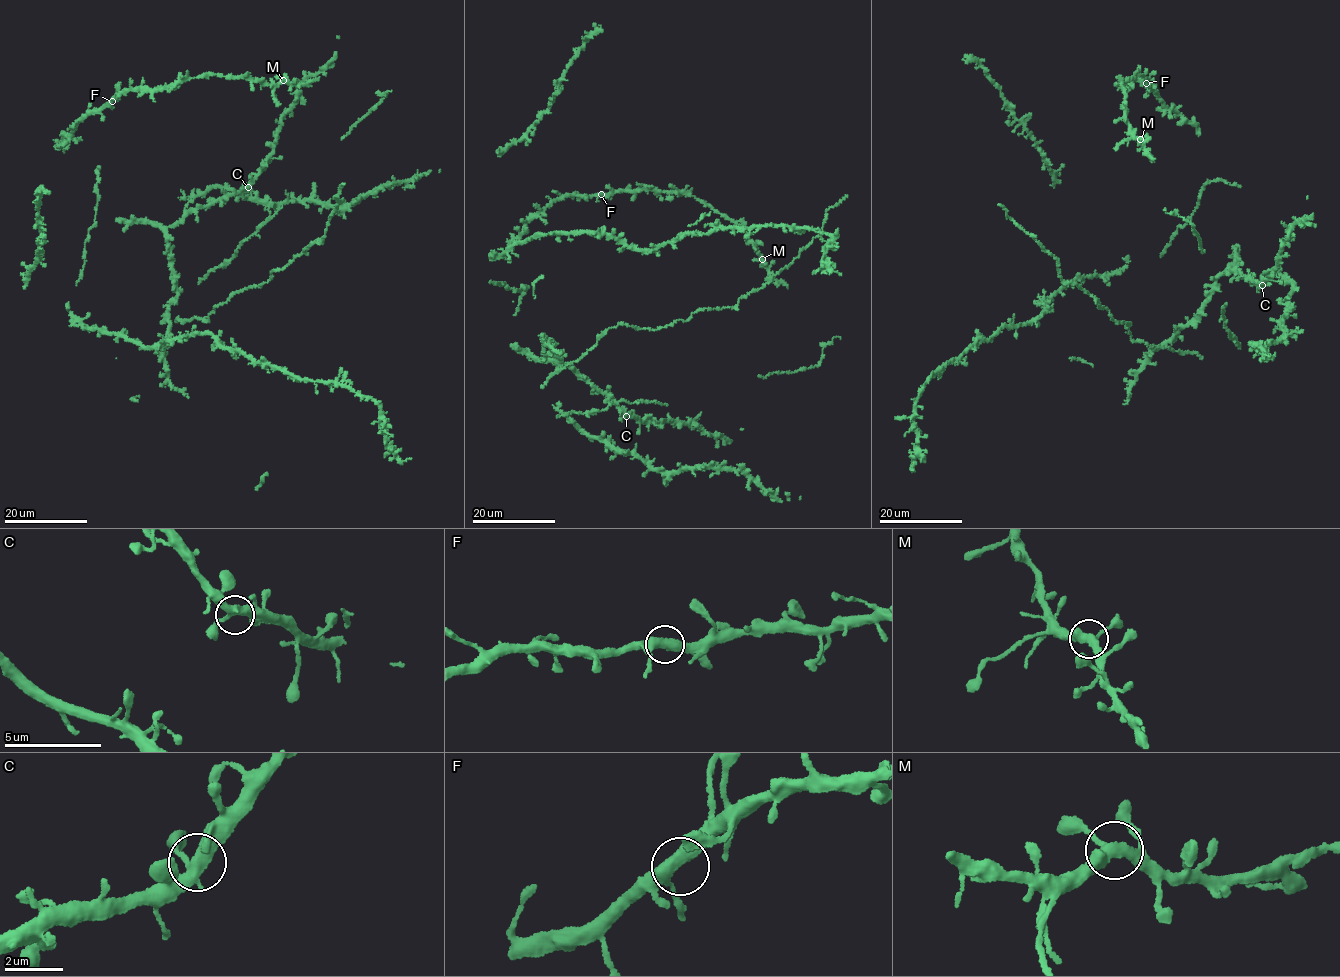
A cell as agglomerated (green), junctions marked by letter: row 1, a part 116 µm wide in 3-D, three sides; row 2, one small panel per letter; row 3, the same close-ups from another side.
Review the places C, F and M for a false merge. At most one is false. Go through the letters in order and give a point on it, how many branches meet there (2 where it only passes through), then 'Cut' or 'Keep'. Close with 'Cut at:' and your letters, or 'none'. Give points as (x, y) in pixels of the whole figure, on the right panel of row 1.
C: Place: (1262, 285). Branches: 3. Keep
F: Place: (1146, 83). Branches: 3. Keep
M: Place: (1140, 139). Branches: 3. Keep
Cut at: none

